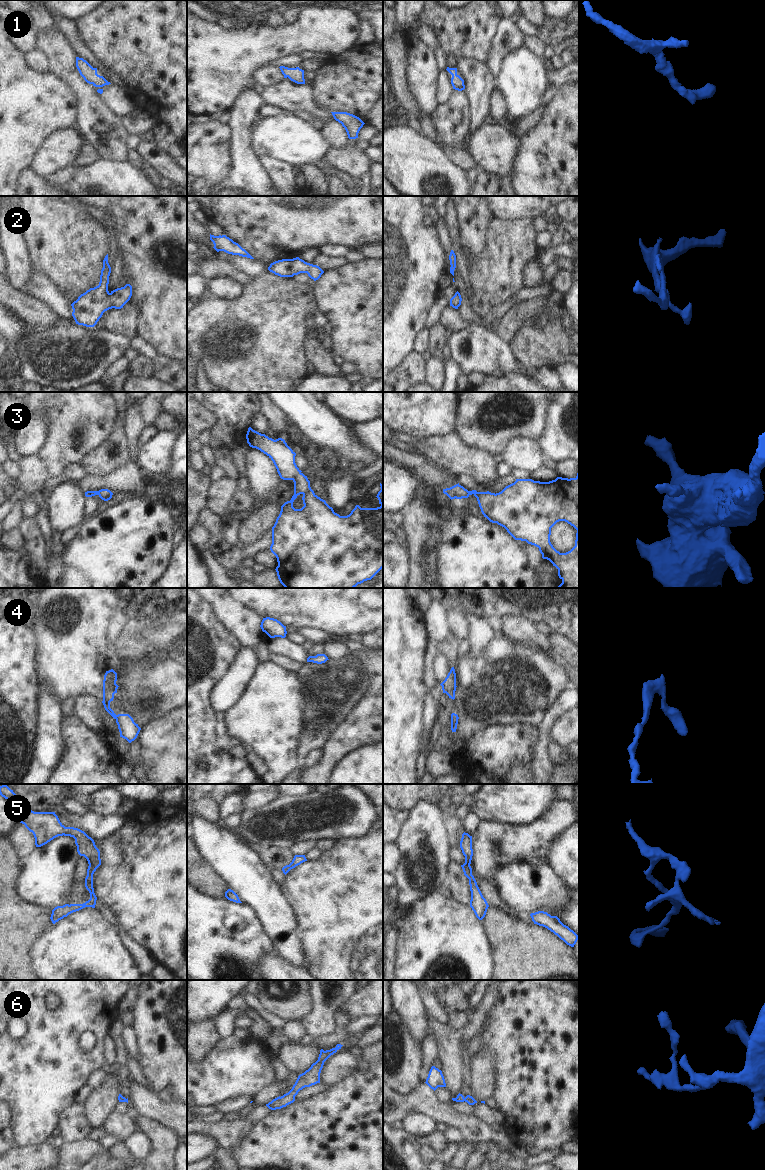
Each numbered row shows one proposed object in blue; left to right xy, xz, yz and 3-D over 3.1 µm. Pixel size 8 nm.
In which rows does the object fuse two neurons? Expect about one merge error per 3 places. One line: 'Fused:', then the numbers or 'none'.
Fused: none

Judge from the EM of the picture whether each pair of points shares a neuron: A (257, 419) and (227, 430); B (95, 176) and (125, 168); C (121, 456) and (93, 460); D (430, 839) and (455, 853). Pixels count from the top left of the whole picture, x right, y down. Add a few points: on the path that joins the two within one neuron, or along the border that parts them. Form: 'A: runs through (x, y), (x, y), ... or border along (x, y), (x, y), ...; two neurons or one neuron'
A: border along (258, 410), (252, 415), (249, 426); two neurons
B: runs through (102, 176), (118, 175); one neuron
C: runs through (114, 457), (100, 460); one neuron
D: border along (449, 847), (449, 857), (451, 859); two neurons

